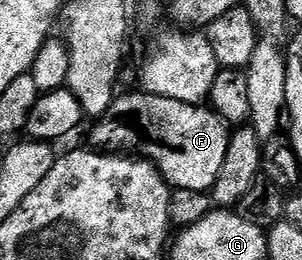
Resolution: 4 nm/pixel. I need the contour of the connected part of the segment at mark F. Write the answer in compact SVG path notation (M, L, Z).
M135 91L113 99L110 112L116 121L104 118L93 123L91 147L112 154L139 153L160 171L169 188L211 193L228 149L229 125L207 107Z

